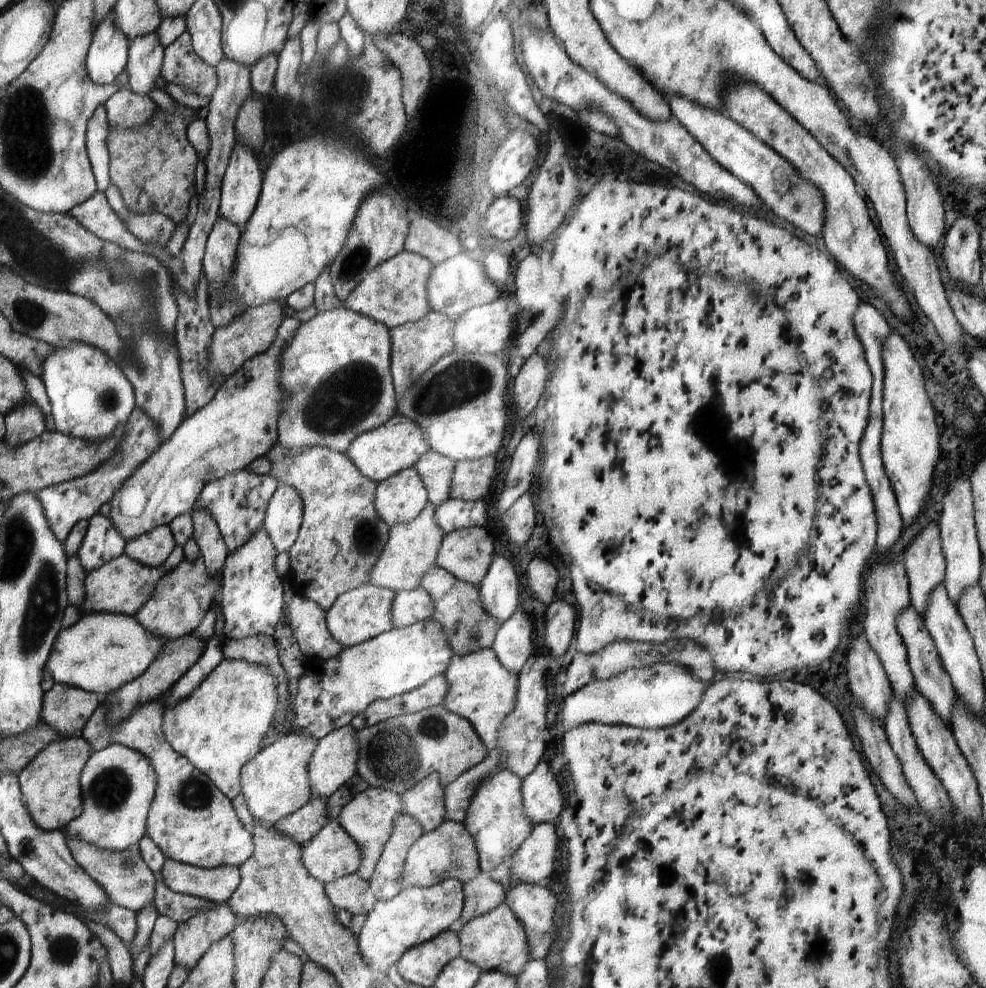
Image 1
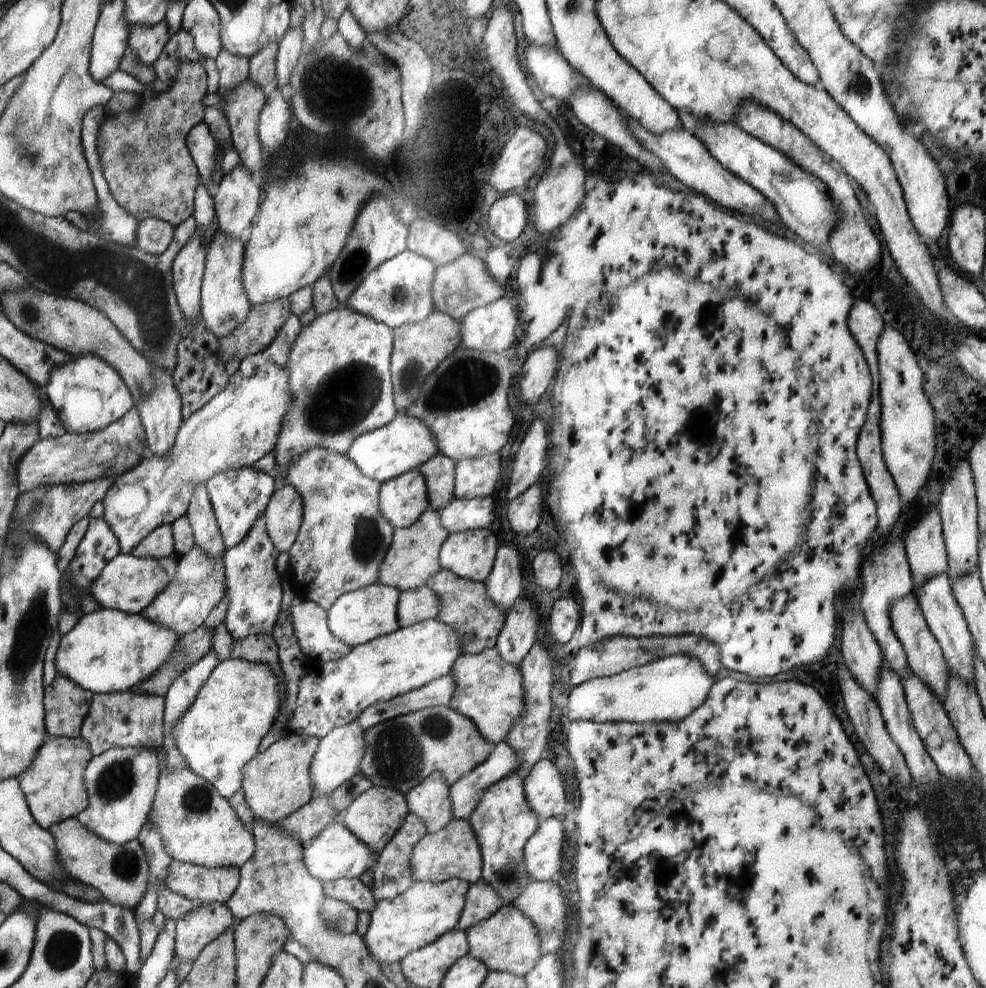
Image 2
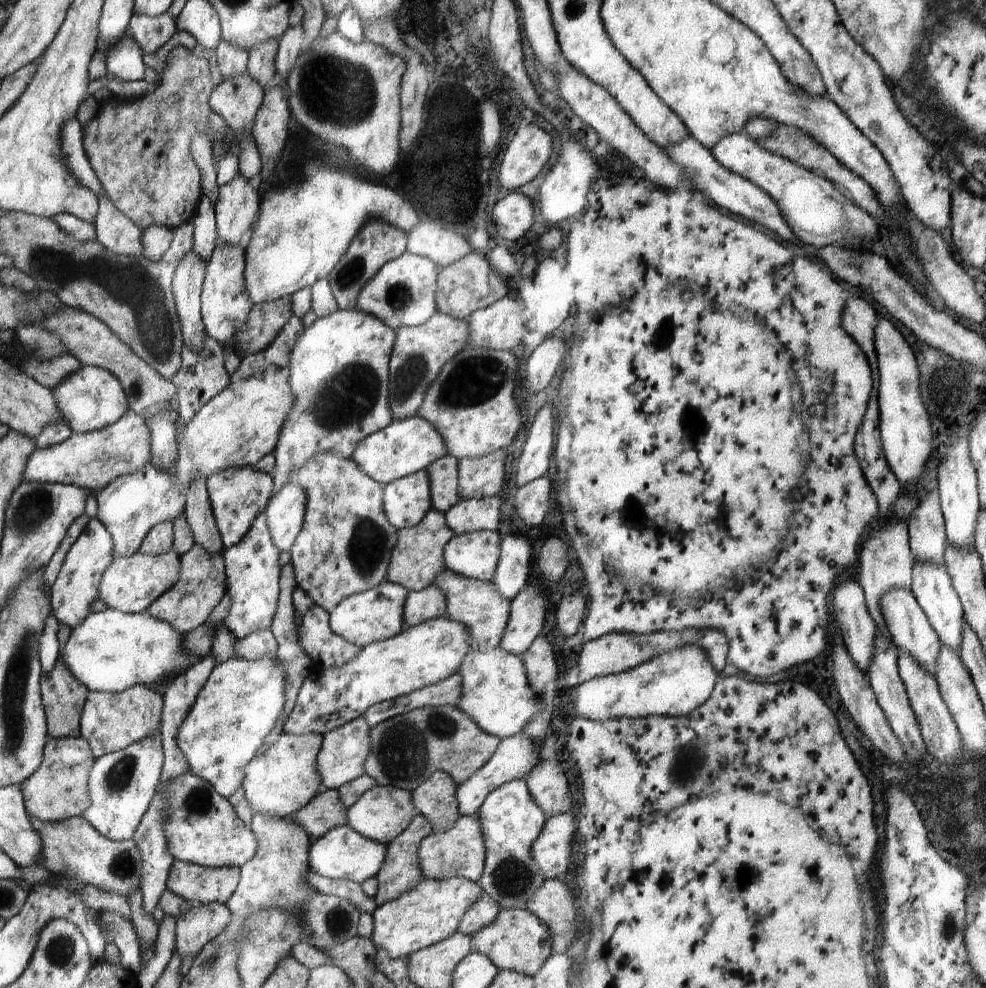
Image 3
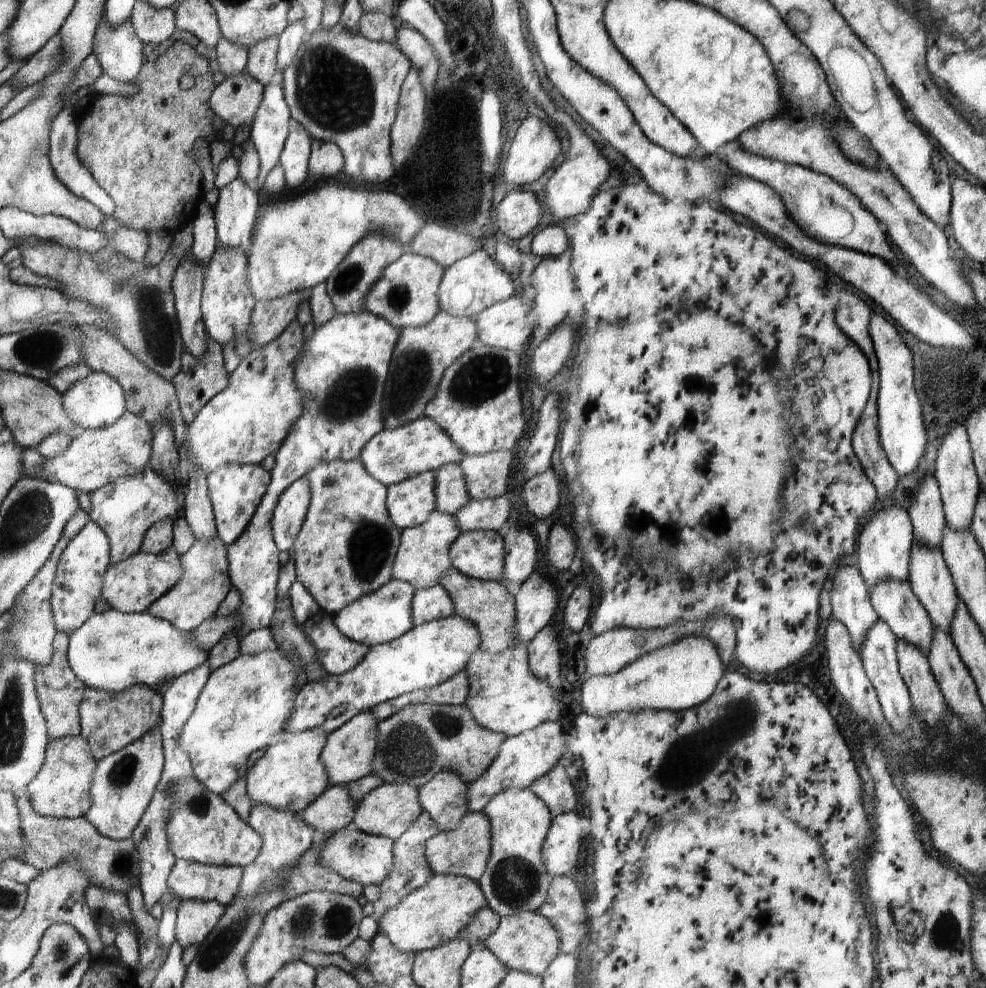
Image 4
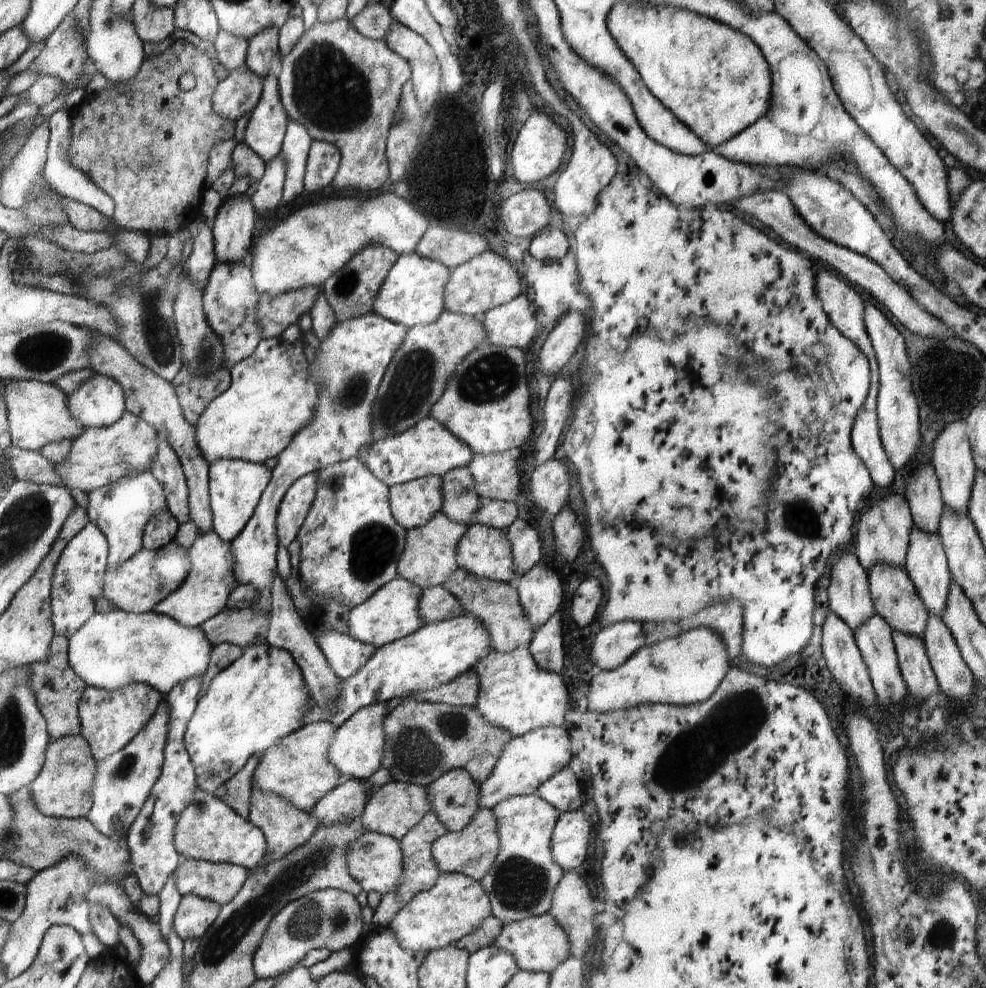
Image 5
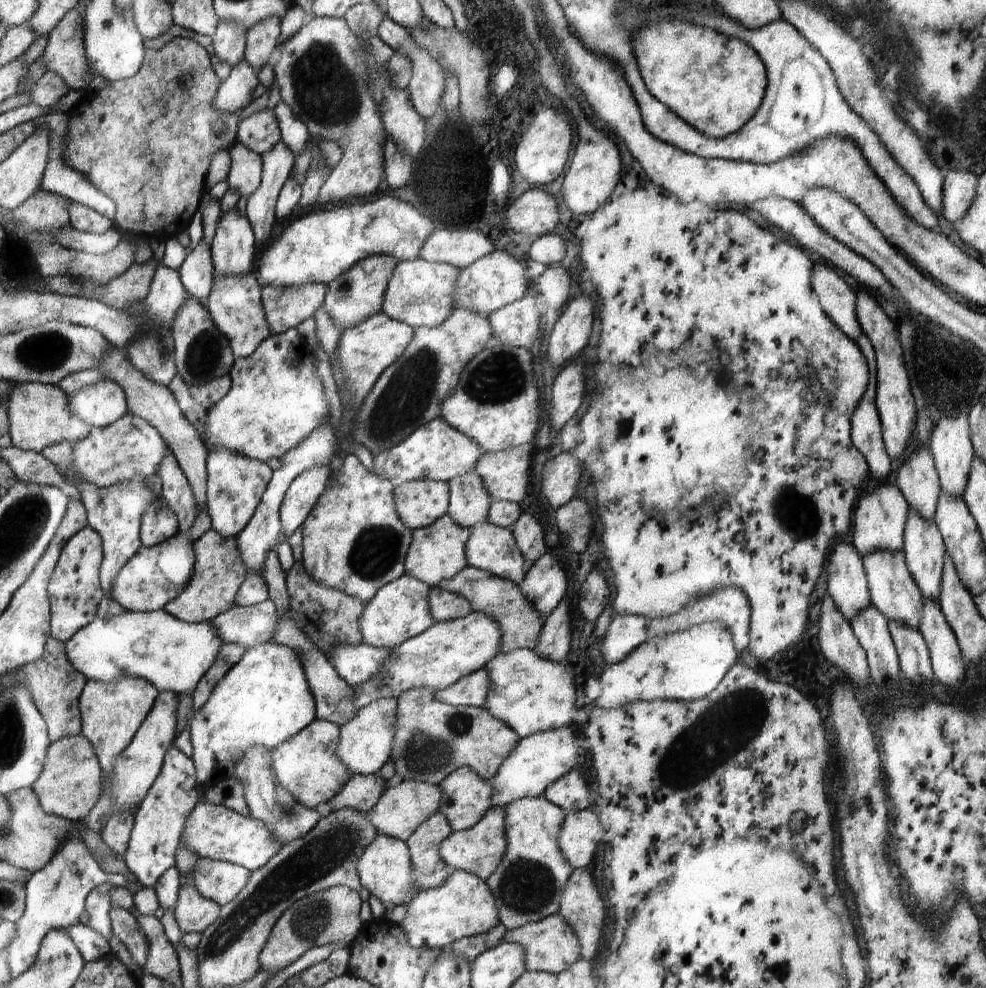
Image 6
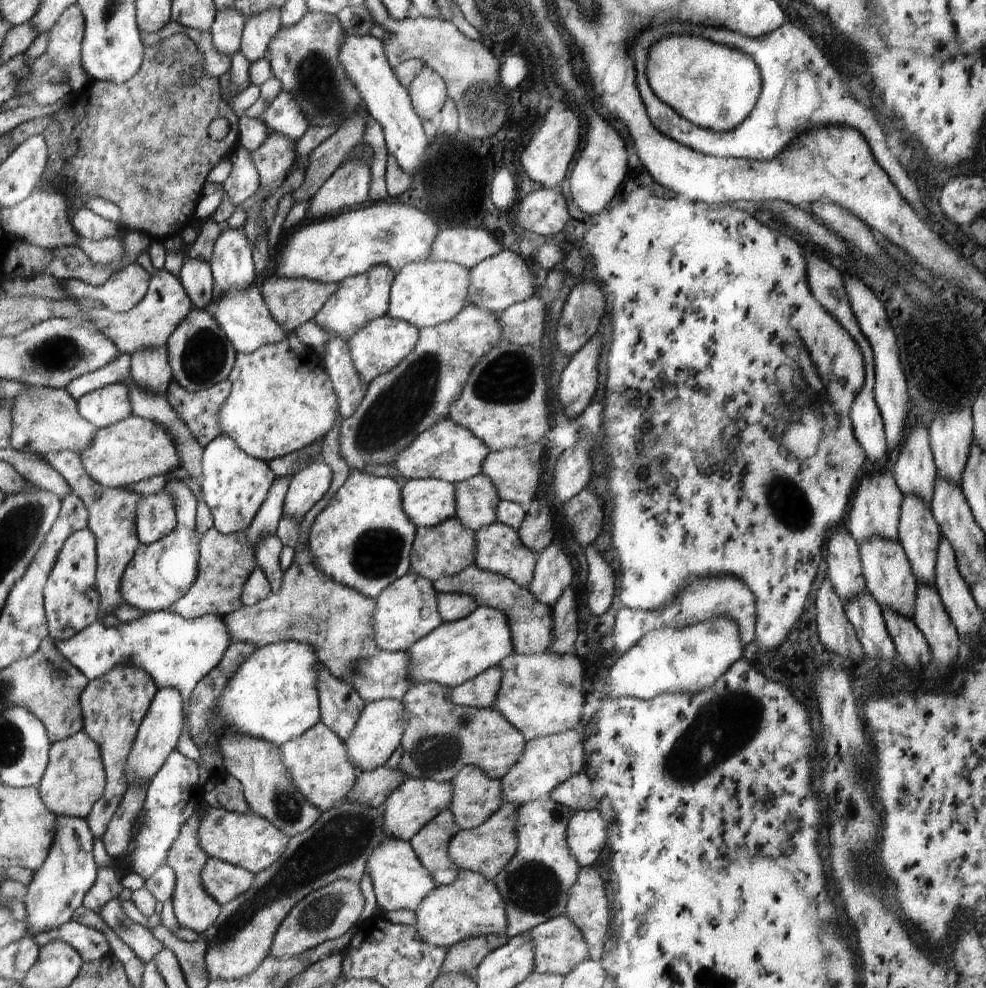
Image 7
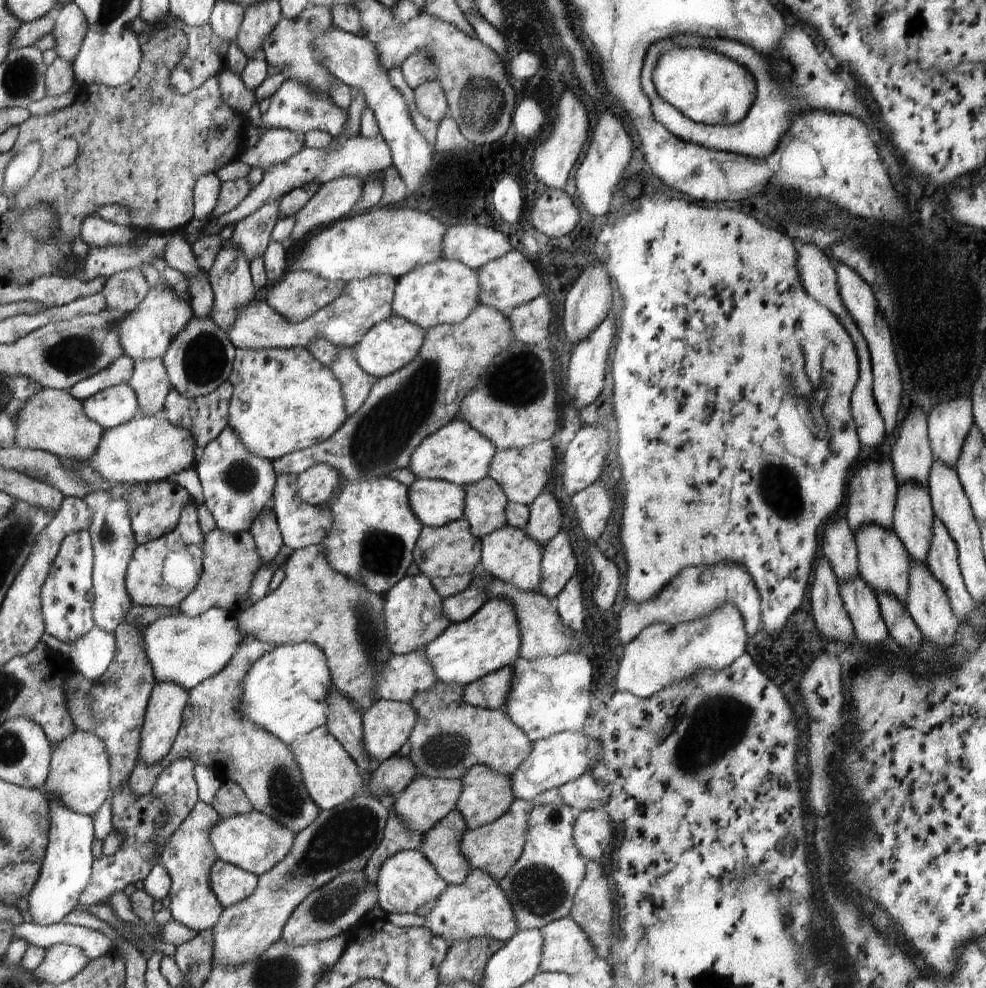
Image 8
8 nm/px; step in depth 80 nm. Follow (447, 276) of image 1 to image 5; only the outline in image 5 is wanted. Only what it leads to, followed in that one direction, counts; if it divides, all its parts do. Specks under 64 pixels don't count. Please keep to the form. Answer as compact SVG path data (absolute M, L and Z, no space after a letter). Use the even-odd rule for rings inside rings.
M494 251L474 256L468 262L452 268L450 274L451 279L448 280L444 292L448 312L481 318L486 311L514 300L522 292L516 268L506 257Z

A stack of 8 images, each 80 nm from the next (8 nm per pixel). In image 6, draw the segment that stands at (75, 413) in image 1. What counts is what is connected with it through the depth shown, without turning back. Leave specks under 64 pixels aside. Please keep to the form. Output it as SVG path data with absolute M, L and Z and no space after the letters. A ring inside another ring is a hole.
M104 376L70 399L76 414L92 427L106 428L128 413L124 390Z

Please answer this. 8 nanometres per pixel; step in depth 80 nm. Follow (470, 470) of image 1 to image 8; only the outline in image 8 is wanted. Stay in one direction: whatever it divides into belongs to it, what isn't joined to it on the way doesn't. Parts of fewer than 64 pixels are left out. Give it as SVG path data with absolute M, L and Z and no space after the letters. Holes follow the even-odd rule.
M543 440L531 444L528 448L509 448L498 451L490 468L490 474L507 493L511 503L522 503L530 506L535 502L534 498L542 492L542 488L548 484L552 472L554 472L554 456L556 456L556 442Z

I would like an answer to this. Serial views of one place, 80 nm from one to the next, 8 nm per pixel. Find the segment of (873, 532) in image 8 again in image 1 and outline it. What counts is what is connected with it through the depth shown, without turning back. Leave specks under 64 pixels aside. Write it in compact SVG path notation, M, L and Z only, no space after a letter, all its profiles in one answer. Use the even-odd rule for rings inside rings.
M910 605L898 617L896 628L898 628L900 636L902 636L907 651L908 665L914 678L916 691L920 692L928 700L928 704L934 708L934 714L940 716L942 724L951 727L952 710L956 708L957 703L956 693L948 674L944 672L944 666L940 662L934 640L929 636L924 620L916 614L914 608Z

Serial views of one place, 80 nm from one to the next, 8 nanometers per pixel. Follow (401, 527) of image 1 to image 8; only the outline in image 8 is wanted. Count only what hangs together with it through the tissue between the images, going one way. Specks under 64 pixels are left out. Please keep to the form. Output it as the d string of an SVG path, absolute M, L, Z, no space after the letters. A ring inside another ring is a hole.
M464 518L442 527L423 526L419 540L416 540L412 558L420 573L428 578L449 578L470 574L475 569L479 569L482 559L482 541L474 536L471 526Z

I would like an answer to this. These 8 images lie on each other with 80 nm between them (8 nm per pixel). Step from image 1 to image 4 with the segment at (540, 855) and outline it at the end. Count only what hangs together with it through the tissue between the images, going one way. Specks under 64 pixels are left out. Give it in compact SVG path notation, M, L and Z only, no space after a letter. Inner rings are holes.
M576 812L554 816L551 830L543 844L545 864L553 876L570 874L576 868L582 848L584 827L578 822Z

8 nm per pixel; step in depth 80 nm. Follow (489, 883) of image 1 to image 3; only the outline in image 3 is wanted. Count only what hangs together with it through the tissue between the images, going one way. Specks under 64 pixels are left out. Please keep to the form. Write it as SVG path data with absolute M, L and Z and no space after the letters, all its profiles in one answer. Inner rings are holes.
M484 891L483 896L476 900L475 905L463 917L460 924L460 933L472 937L480 928L488 927L493 924L499 917L501 905L494 900L492 896Z

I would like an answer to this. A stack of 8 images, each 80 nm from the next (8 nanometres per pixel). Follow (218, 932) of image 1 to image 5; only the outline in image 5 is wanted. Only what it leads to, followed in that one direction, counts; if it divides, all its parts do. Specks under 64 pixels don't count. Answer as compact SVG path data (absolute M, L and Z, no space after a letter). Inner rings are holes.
M192 895L181 896L173 928L182 942L200 940L214 926L222 911L215 901Z

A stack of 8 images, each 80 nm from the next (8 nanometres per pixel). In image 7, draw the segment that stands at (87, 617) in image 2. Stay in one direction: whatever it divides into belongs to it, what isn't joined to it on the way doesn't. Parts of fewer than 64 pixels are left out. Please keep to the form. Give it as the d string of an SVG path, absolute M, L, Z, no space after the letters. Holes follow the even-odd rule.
M168 610L151 611L144 614L142 618L134 620L134 622L119 623L117 621L111 624L98 620L96 623L90 624L79 635L72 636L72 639L57 642L58 650L91 682L100 679L102 676L108 675L119 666L140 666L148 676L154 678L158 688L174 688L181 696L184 704L184 728L179 736L176 750L183 756L195 761L196 764L200 760L200 751L190 738L190 728L188 728L188 704L190 704L191 696L194 694L195 688L199 685L201 679L205 679L221 662L227 653L227 649L232 644L231 633L228 632L226 621L219 616L204 615L200 619L184 619L176 613Z

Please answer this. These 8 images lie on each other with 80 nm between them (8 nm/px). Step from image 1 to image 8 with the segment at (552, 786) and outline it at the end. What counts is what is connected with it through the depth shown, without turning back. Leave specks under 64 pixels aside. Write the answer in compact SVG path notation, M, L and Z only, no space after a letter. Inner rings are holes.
M592 775L580 776L579 779L563 784L558 788L564 804L582 811L599 809L602 805L598 800L598 788L596 782L592 780Z

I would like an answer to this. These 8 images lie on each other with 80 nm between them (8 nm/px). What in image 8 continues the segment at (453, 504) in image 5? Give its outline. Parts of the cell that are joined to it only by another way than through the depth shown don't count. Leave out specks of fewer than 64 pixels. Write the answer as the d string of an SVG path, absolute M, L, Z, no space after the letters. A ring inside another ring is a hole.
M491 476L464 486L464 519L475 537L490 535L508 526L506 510L510 500Z

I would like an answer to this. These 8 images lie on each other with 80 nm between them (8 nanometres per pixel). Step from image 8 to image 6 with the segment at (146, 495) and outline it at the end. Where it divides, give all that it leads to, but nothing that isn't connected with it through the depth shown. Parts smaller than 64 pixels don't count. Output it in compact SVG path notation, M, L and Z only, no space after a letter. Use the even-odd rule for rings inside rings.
M162 497L154 499L141 518L141 543L150 548L171 539L178 532L179 519L174 511L167 507Z

